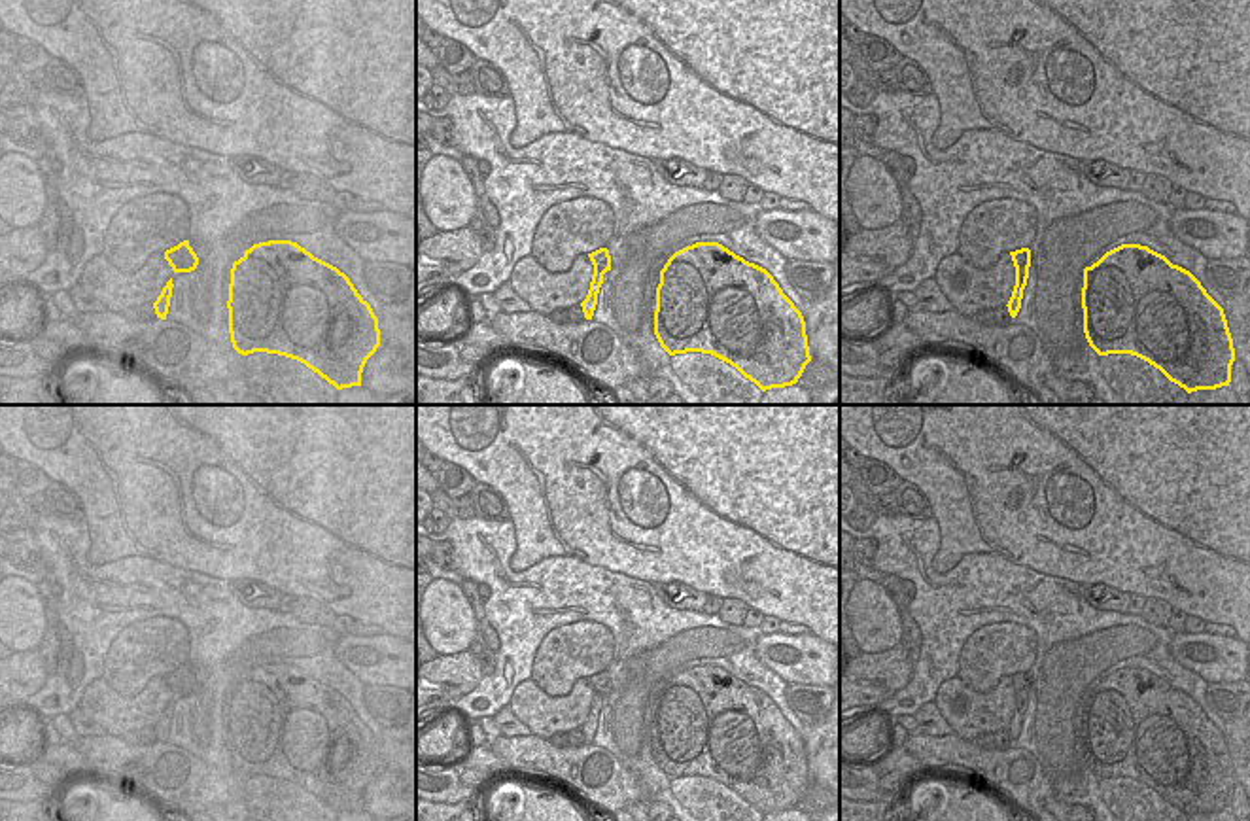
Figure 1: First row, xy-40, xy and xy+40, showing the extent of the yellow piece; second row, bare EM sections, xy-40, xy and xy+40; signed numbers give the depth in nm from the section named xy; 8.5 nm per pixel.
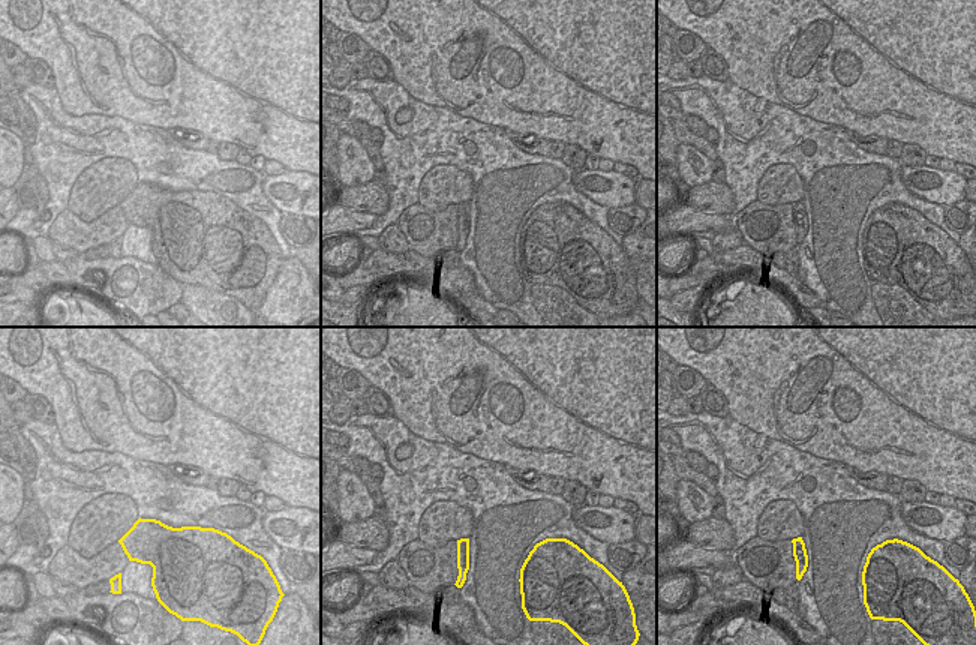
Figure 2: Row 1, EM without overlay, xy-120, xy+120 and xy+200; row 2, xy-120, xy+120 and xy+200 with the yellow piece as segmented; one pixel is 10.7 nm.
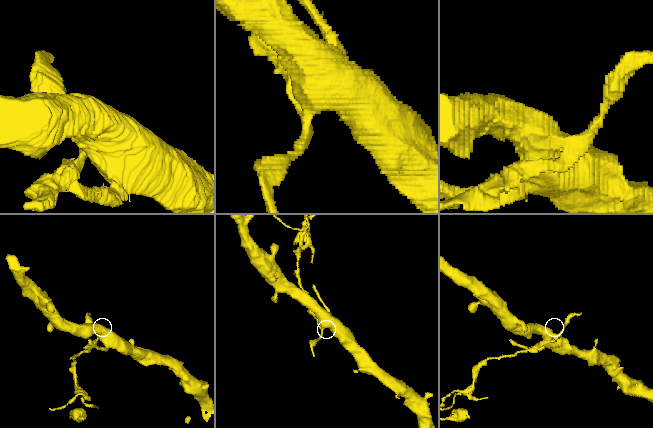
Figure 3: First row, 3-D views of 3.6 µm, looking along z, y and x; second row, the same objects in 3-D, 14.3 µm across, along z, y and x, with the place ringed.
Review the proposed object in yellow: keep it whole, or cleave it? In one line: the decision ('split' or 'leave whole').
split

